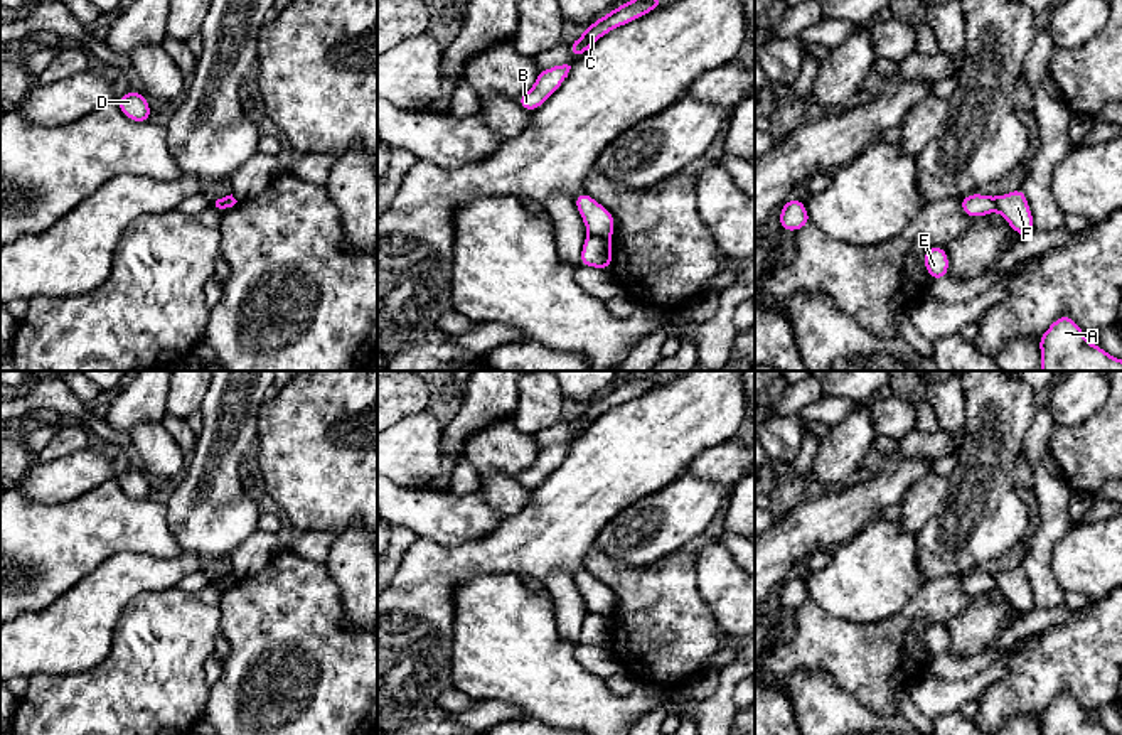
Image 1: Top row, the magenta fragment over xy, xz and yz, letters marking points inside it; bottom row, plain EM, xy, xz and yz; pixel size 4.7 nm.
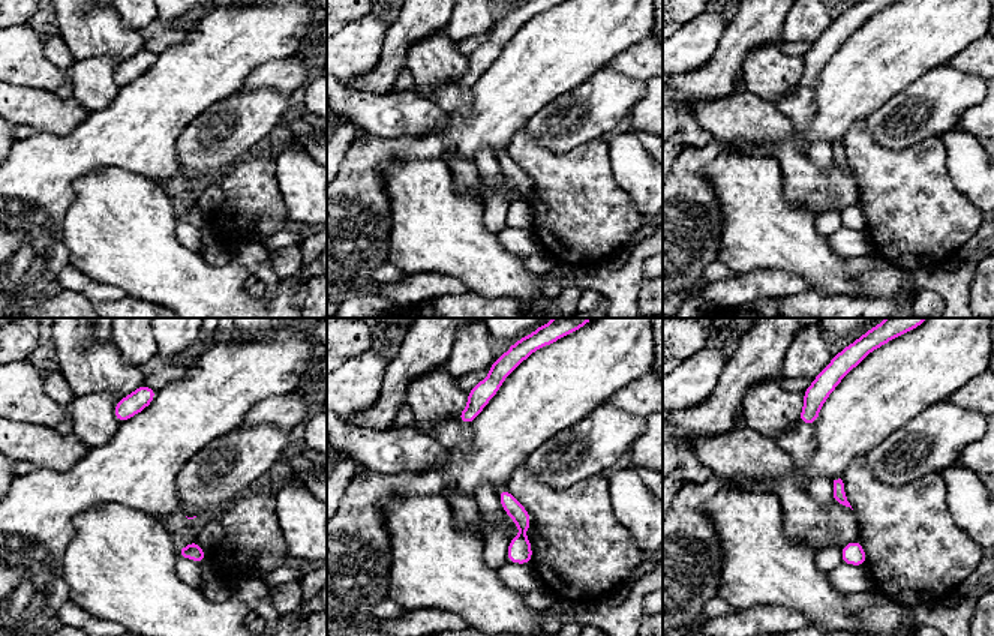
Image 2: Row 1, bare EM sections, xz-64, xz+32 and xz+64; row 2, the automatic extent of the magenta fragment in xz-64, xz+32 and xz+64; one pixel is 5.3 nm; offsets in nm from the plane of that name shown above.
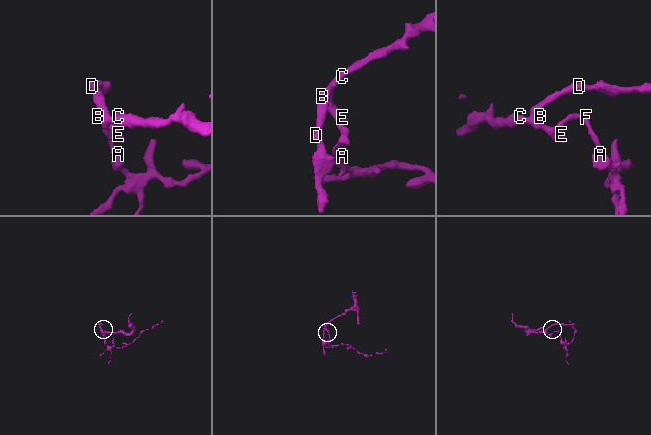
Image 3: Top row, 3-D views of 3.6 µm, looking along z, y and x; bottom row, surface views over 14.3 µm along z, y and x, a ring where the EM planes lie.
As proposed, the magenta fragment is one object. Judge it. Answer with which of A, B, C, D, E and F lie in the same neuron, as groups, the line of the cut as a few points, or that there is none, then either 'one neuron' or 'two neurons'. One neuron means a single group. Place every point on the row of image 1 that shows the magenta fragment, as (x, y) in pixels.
A F / B C D E | xz (588, 233), (609, 238) | two neurons

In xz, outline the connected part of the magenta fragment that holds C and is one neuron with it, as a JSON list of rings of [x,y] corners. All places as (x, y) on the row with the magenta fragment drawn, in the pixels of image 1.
[[[628,0],[625,5],[617,5],[613,12],[588,25],[580,39],[568,44],[571,54],[576,59],[581,57],[600,37],[659,8],[662,3],[664,0]]]

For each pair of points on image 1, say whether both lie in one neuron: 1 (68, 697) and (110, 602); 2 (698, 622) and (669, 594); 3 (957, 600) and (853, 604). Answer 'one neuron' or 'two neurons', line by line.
1: two neurons
2: one neuron
3: two neurons

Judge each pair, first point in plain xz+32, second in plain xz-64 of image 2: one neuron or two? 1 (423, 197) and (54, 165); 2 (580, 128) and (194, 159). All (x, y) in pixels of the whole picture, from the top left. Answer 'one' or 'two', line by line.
1: two
2: one

